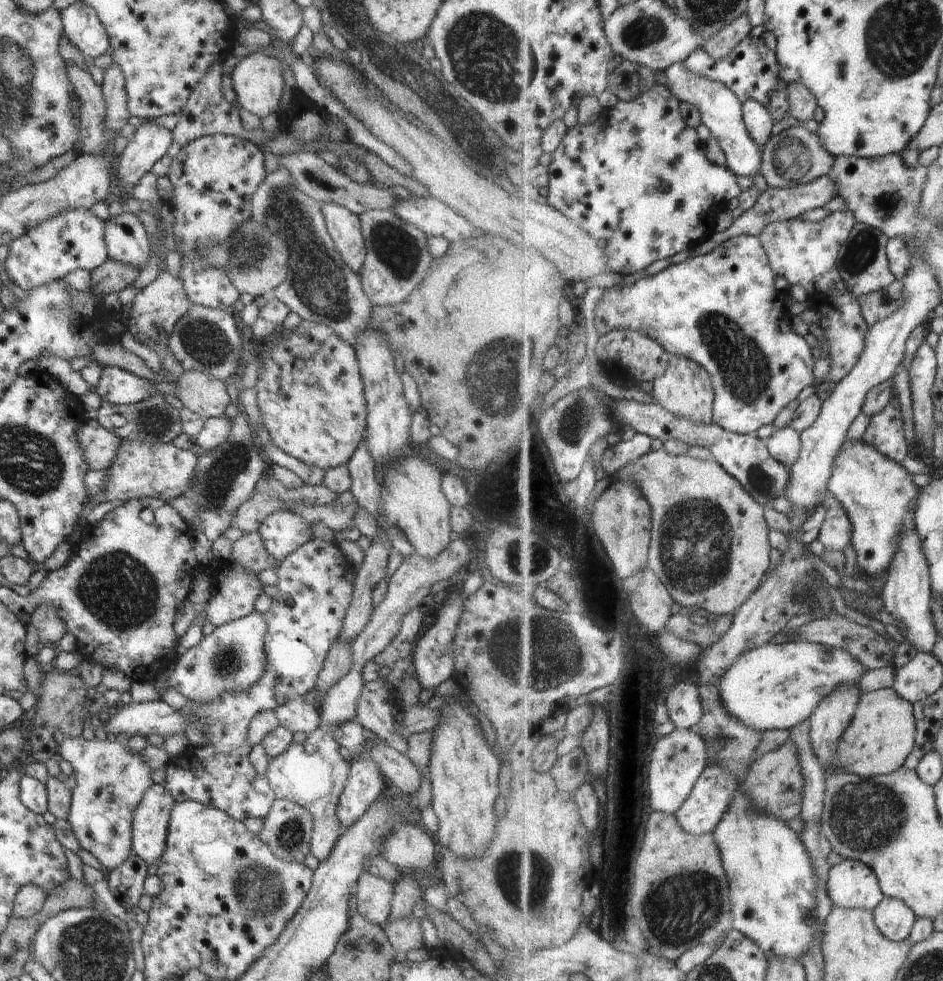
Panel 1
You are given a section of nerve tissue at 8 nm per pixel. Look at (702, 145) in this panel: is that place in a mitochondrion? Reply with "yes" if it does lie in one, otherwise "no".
no

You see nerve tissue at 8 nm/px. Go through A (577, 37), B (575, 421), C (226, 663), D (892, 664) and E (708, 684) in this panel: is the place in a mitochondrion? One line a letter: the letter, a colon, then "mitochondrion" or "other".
A: other
B: mitochondrion
C: mitochondrion
D: other
E: other

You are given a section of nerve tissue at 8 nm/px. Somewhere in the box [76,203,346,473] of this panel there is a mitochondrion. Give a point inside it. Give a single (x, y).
(250, 251)

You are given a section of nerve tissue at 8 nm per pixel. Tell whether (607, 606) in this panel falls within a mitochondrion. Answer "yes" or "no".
no

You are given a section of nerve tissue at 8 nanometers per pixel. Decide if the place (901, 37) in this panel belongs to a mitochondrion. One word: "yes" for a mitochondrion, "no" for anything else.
yes

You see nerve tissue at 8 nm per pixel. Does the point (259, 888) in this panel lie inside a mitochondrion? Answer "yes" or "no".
yes

